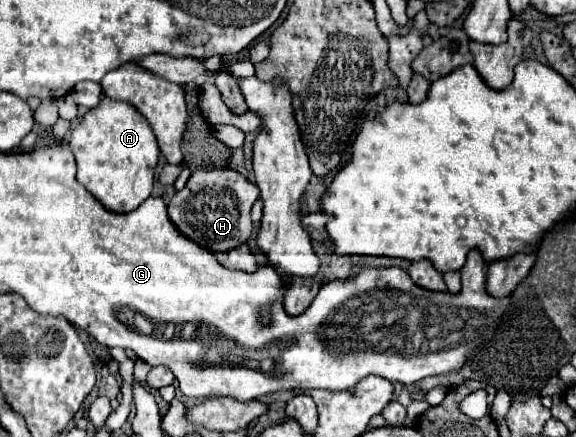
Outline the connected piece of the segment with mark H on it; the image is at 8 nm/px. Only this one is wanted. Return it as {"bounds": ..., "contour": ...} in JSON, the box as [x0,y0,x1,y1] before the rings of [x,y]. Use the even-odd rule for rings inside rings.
{"bounds":[167,169,259,253],"contour":[[[235,169],[229,171],[193,171],[185,189],[177,191],[169,205],[167,213],[171,223],[179,229],[181,235],[193,243],[205,247],[211,253],[231,251],[243,245],[251,235],[251,205],[259,199],[259,187],[249,183]]]}

